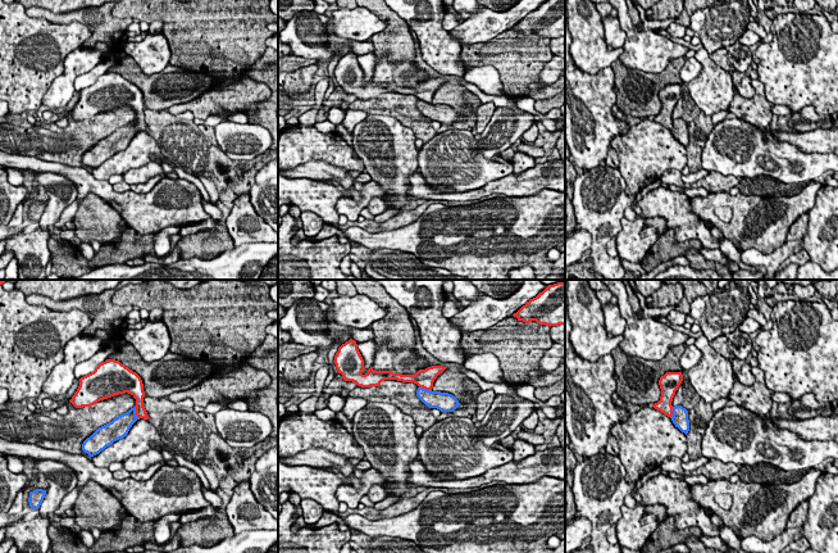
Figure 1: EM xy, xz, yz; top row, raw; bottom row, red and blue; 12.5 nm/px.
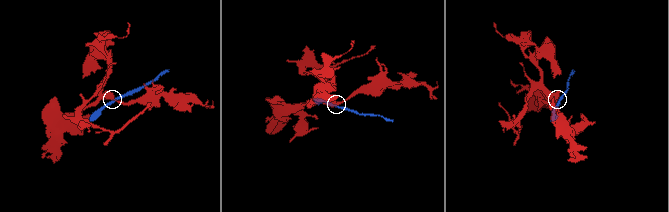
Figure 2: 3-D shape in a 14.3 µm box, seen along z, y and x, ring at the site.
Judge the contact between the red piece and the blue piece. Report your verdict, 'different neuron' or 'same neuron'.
different neuron

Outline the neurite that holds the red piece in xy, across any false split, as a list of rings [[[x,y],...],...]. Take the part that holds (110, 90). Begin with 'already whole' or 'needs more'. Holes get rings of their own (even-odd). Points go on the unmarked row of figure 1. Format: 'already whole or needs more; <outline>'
already whole; [[[115,72],[97,77],[94,85],[79,91],[79,99],[69,113],[76,121],[91,119],[100,113],[128,105],[136,112],[136,128],[149,132],[144,119],[141,90]]]

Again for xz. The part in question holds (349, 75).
already whole; [[[352,51],[338,60],[333,74],[345,94],[352,94],[361,100],[379,99],[384,92],[397,92],[414,95],[419,100],[432,103],[437,89],[447,81],[443,78],[432,78],[425,82],[419,82],[415,87],[401,87],[391,83],[374,83],[373,80],[370,80],[368,85],[363,87],[361,85],[365,82],[364,72],[357,62],[356,54]]]

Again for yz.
already whole; [[[666,85],[664,89],[661,89],[659,92],[661,109],[657,115],[652,117],[652,119],[664,126],[665,128],[671,130],[673,128],[671,114],[682,94],[683,94],[682,85]]]

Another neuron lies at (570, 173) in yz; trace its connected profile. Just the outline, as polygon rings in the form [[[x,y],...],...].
[[[565,157],[565,180],[566,180],[565,232],[566,232],[566,236],[571,236],[575,227],[575,216],[574,216],[574,208],[573,208],[573,191],[574,191],[573,183],[575,178],[577,178],[577,171],[571,163],[571,159]]]

